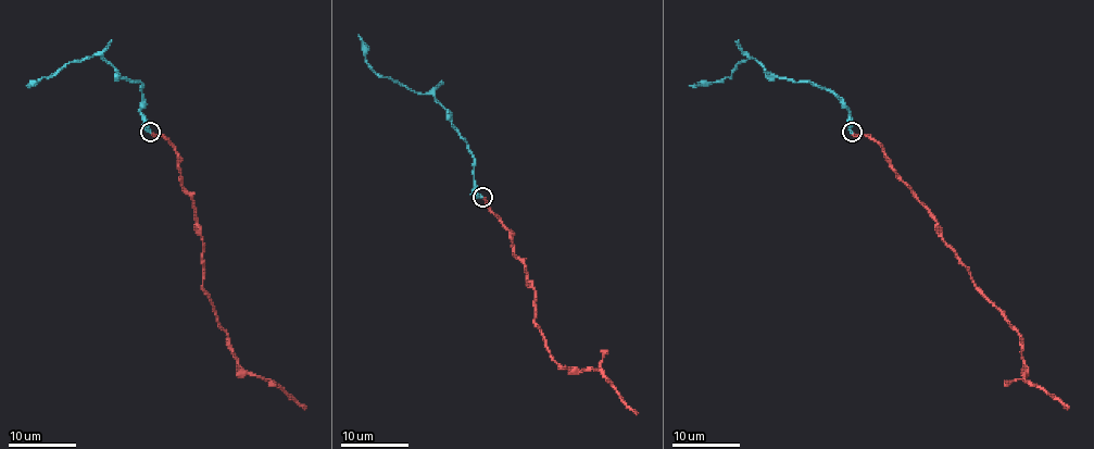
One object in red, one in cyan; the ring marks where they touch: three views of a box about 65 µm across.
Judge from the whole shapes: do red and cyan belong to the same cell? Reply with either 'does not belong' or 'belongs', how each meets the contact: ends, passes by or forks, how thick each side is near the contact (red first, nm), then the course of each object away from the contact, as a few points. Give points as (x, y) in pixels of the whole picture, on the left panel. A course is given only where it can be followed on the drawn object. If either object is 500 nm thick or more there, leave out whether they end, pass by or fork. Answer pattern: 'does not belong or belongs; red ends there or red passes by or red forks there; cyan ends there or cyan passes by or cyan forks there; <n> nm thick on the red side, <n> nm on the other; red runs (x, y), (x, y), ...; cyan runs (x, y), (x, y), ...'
belongs; red ends there; cyan ends there; 260 nm thick on the red side, 360 nm on the other; red runs (150, 132), (162, 135), (175, 148), (180, 186), (192, 199), (202, 241), (202, 290), (237, 362), (306, 408); cyan runs (150, 132), (149, 121), (140, 109), (141, 84), (120, 75), (99, 54), (68, 62), (26, 86)

